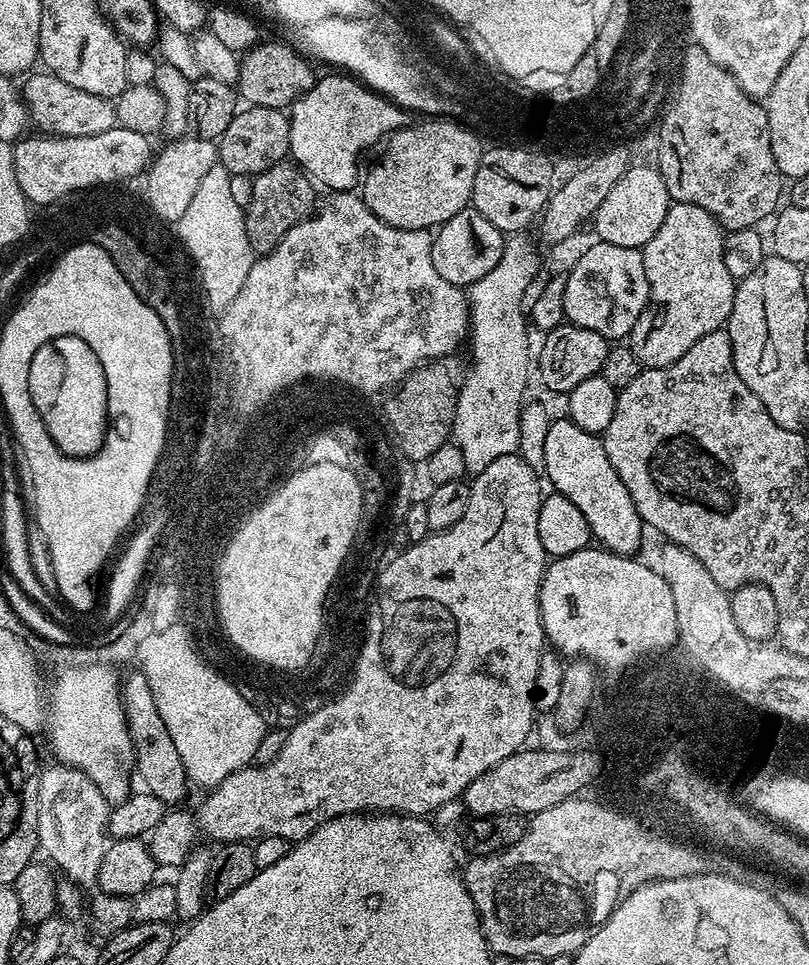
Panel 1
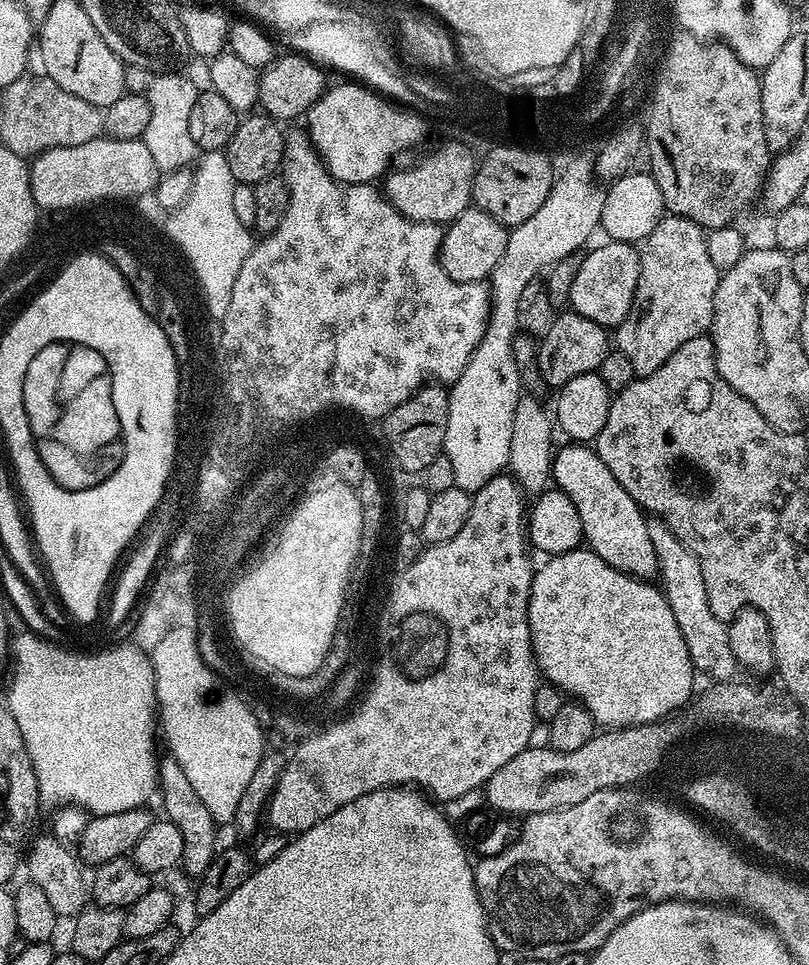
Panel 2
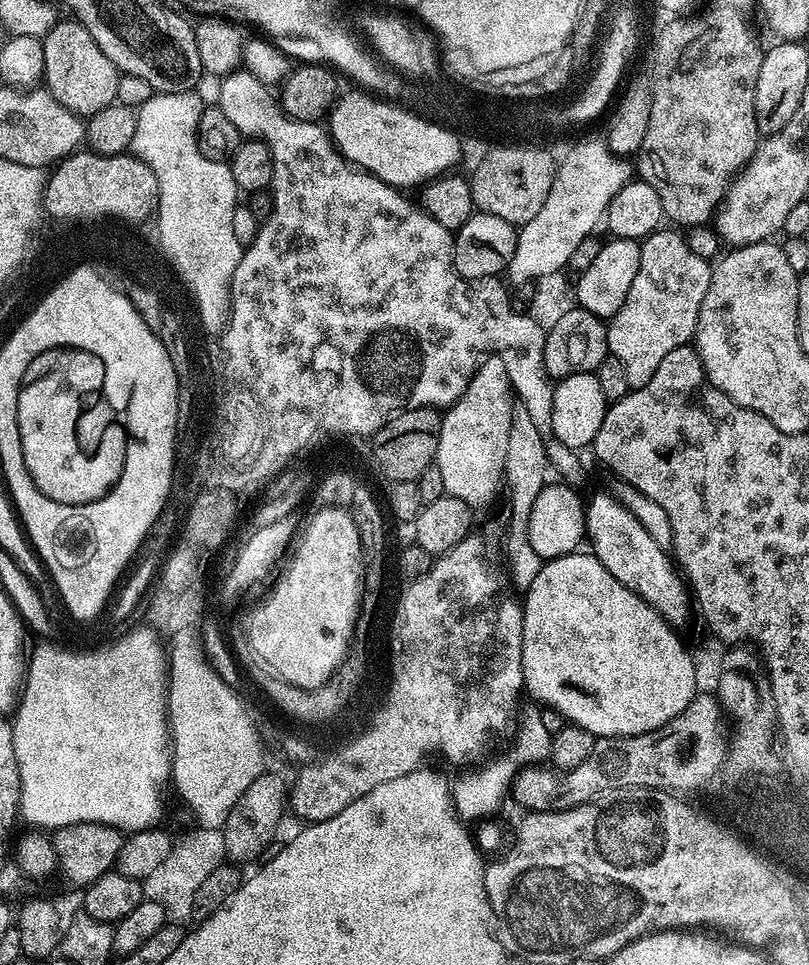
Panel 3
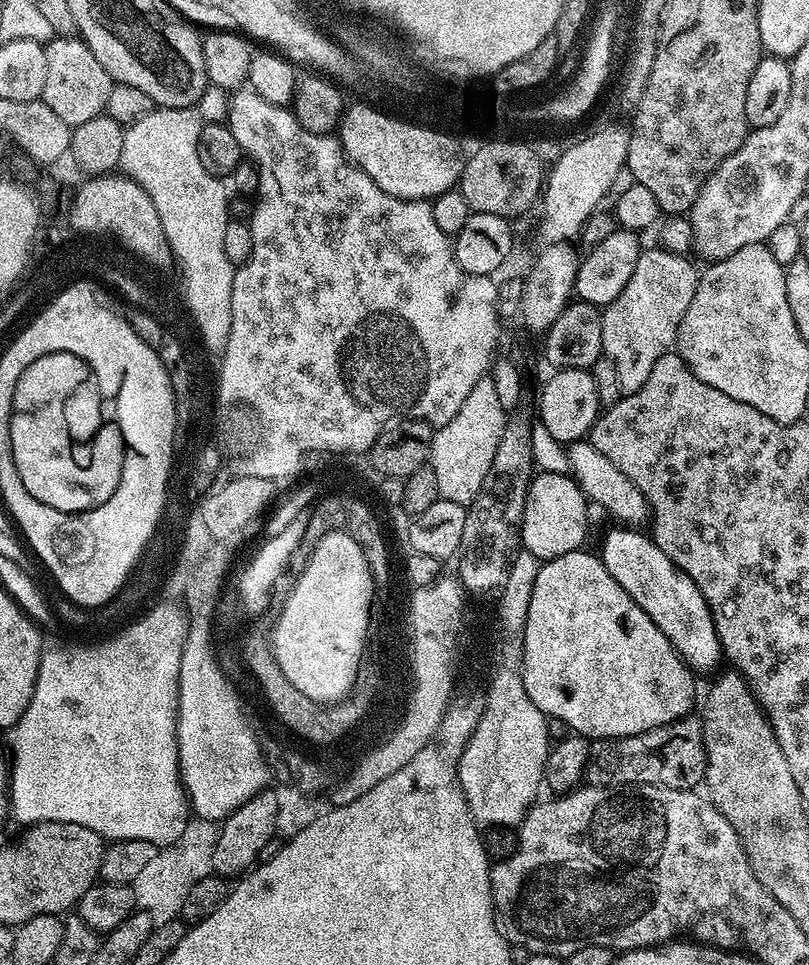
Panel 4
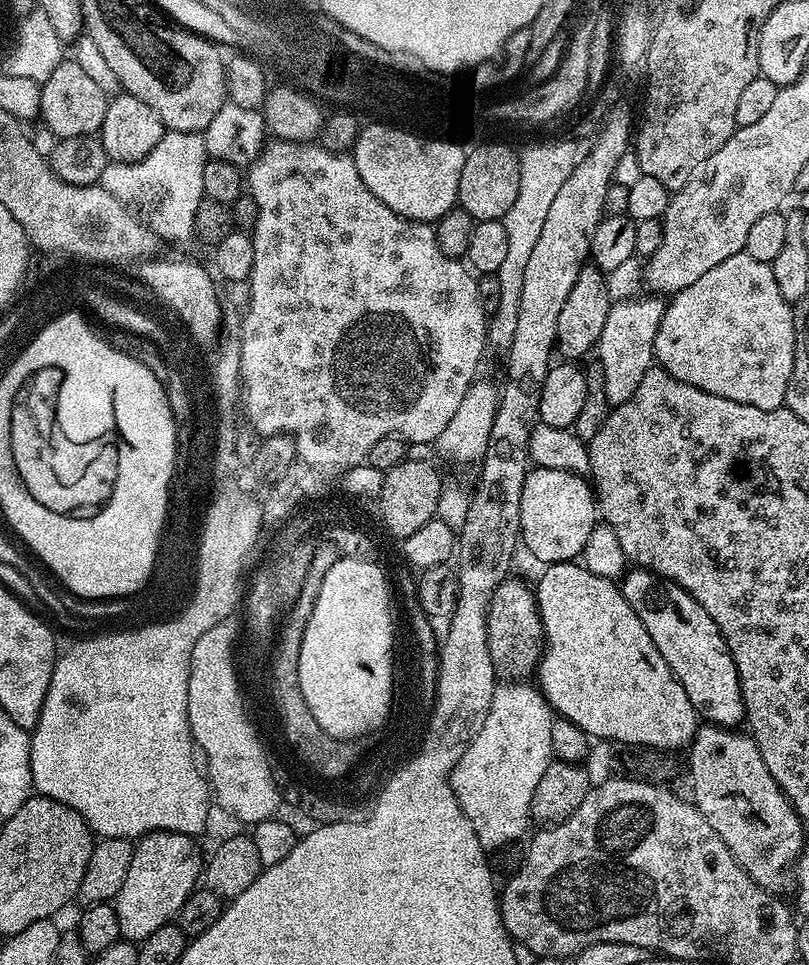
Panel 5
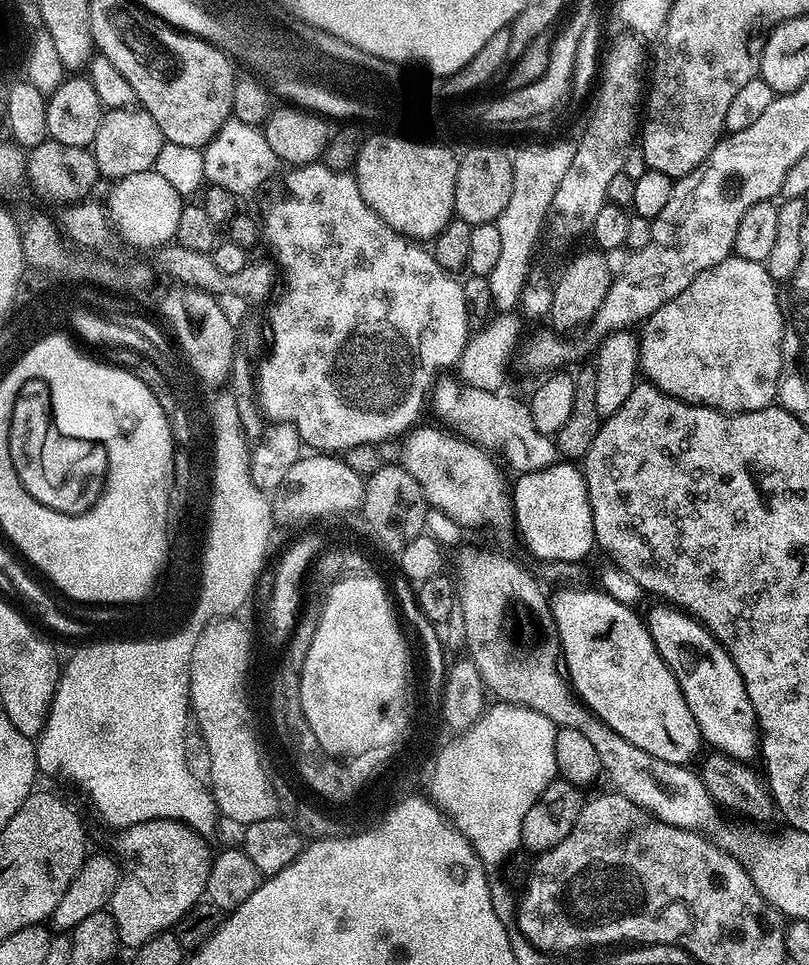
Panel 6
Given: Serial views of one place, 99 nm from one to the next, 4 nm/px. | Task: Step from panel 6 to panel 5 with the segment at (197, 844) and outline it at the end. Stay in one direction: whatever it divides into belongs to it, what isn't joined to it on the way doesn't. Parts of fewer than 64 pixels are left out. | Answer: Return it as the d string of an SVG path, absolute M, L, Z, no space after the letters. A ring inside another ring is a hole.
M148 832L139 837L138 843L132 850L130 870L126 874L126 882L122 890L118 890L114 907L118 914L120 935L129 942L143 942L154 930L173 923L182 910L182 902L191 892L195 892L202 880L202 856L200 848L191 835L174 832Z

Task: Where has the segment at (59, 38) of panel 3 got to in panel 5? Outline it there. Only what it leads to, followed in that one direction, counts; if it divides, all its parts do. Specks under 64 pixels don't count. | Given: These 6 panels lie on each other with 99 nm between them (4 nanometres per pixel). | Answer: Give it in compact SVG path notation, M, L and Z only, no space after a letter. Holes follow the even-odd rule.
M64 58L50 78L40 84L41 106L39 119L43 127L50 129L57 140L78 138L79 136L96 136L103 124L106 108L110 99L109 93L98 86L76 64L75 59Z

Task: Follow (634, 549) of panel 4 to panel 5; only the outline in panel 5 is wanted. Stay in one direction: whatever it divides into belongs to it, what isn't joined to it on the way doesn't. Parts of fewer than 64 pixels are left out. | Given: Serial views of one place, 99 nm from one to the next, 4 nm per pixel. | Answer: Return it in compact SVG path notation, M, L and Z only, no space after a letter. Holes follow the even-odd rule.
M633 567L623 577L620 592L646 626L646 634L650 634L654 646L658 646L658 654L666 658L666 666L670 666L674 678L678 678L682 690L686 690L686 698L690 698L690 706L694 706L697 717L721 727L743 725L746 713L740 675L718 626L714 626L714 618L710 618L682 586L644 568Z

